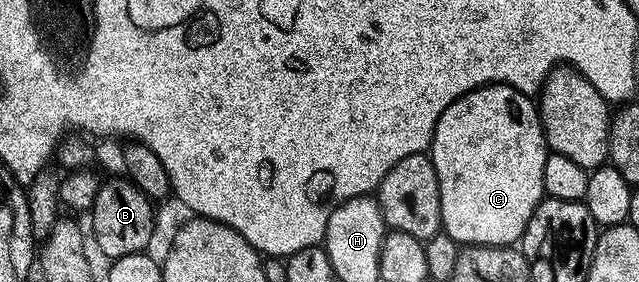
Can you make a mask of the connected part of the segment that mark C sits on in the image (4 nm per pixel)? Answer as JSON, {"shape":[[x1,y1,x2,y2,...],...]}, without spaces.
{"shape":[[482,85,456,99,440,115,428,150,440,183,442,229,459,246,513,246,521,242,534,208,543,200,544,159,548,152,537,104,510,85]]}

